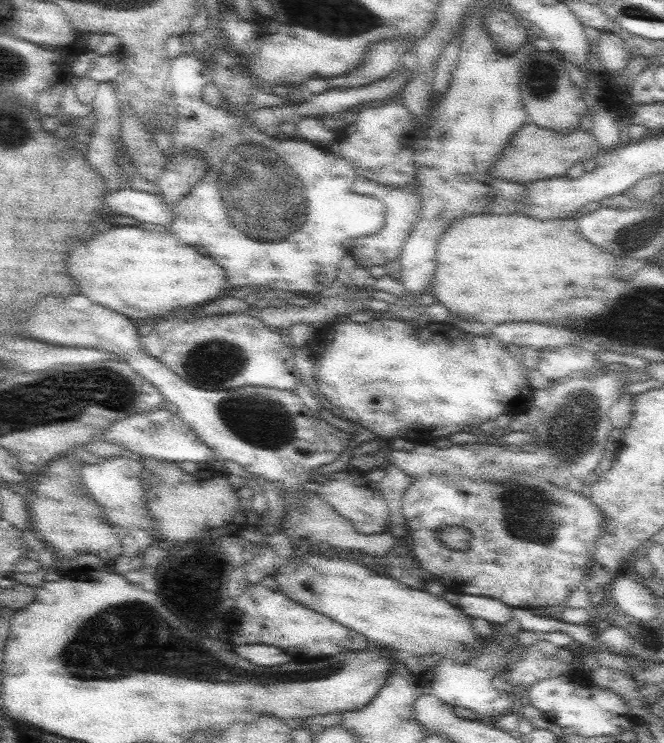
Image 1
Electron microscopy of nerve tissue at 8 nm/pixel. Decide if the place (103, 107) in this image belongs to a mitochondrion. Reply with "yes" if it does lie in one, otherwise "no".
no

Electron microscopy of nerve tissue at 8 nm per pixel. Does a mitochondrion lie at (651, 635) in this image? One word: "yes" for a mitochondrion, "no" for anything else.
no

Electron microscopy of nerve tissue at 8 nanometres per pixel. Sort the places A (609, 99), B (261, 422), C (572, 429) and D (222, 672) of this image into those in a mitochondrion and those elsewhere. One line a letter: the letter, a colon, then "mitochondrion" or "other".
A: other
B: mitochondrion
C: mitochondrion
D: mitochondrion

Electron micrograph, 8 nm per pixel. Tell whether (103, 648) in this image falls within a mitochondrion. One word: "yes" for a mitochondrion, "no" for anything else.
yes

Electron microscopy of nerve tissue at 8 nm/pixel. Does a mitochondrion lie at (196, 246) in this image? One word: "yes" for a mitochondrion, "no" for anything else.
no

